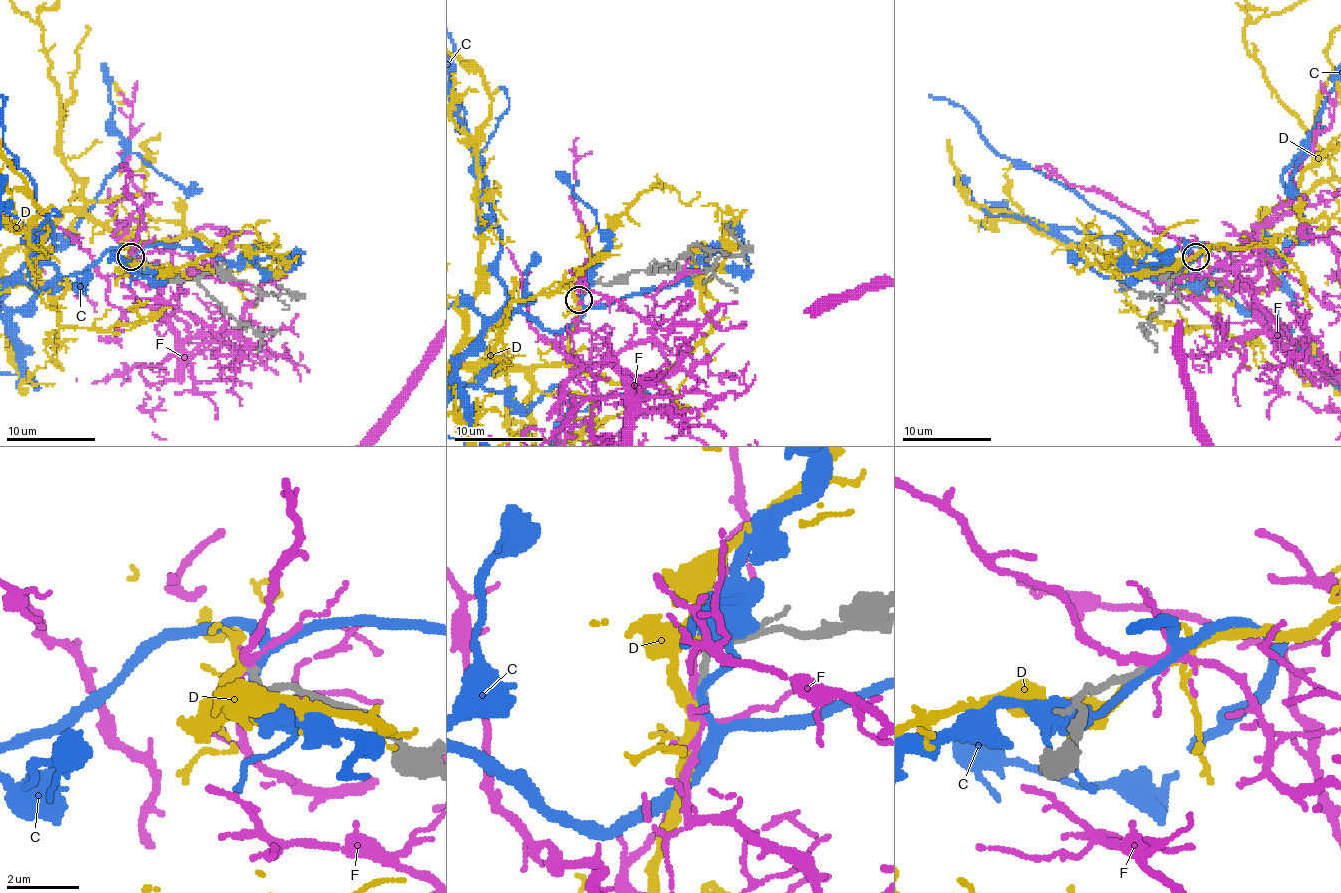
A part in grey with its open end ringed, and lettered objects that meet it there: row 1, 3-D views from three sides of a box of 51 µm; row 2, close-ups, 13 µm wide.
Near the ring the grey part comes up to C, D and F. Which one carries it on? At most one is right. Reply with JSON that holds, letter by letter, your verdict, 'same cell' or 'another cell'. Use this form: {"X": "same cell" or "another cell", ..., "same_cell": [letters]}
{"C": "another cell", "D": "same cell", "F": "another cell", "same_cell": ["D"]}

